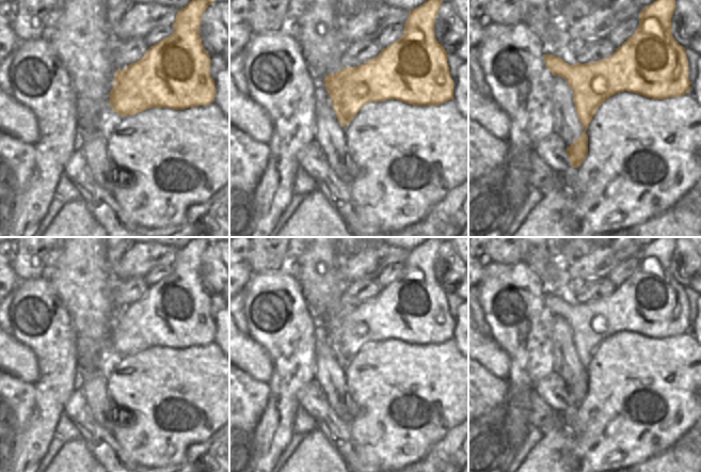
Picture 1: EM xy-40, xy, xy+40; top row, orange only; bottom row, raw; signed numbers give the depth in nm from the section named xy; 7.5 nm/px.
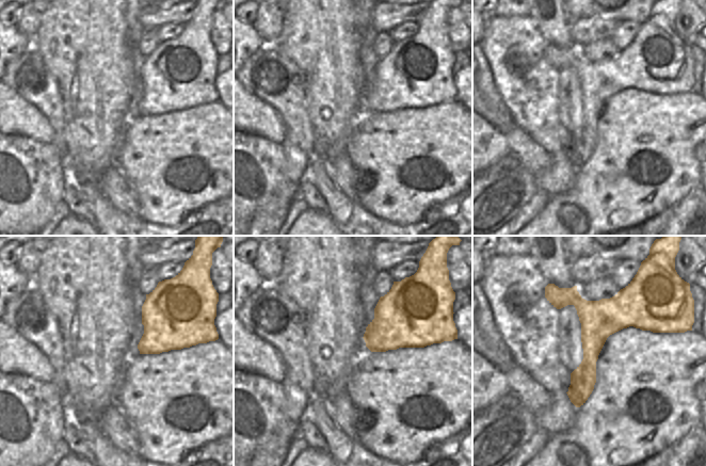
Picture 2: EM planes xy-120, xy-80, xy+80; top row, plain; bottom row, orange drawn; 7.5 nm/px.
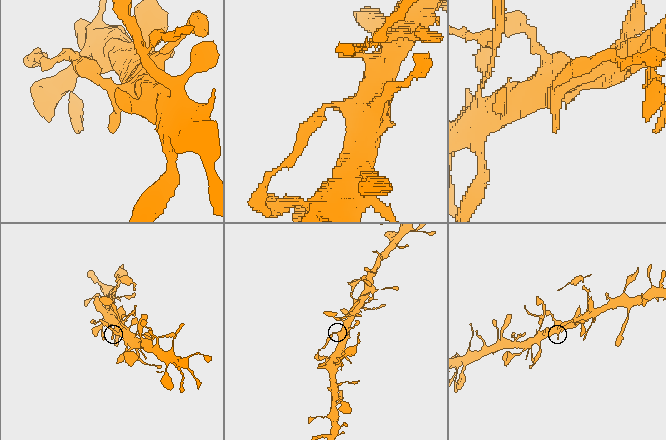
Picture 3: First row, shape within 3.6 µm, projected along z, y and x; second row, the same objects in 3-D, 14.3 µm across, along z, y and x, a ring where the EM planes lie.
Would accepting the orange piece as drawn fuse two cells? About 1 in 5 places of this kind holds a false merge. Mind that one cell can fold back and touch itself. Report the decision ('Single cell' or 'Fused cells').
Single cell

